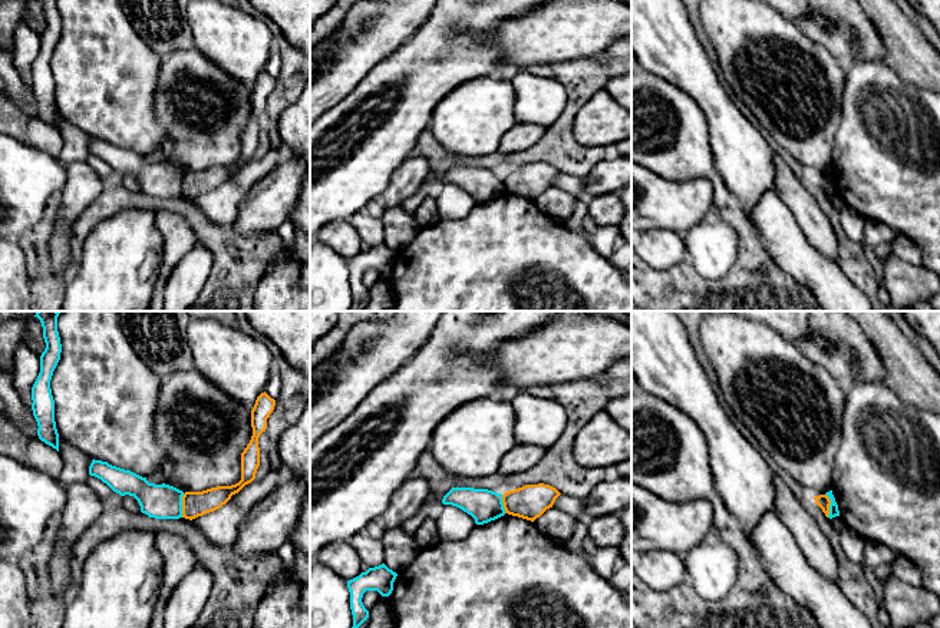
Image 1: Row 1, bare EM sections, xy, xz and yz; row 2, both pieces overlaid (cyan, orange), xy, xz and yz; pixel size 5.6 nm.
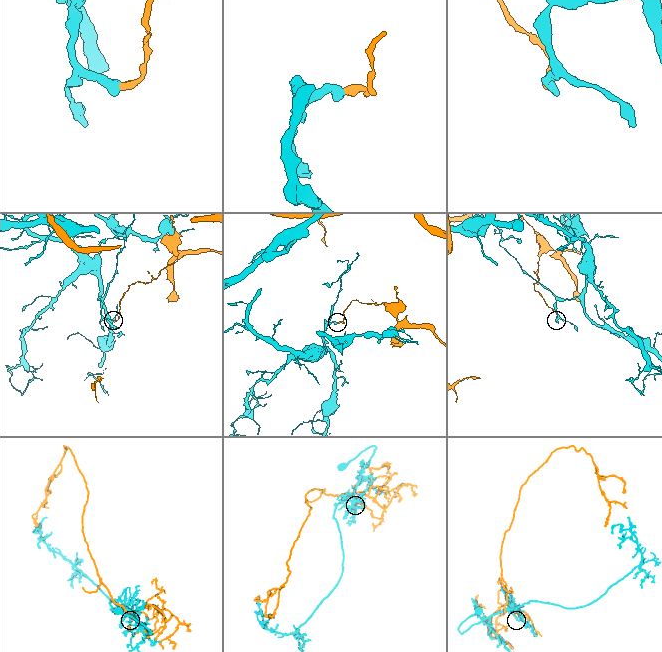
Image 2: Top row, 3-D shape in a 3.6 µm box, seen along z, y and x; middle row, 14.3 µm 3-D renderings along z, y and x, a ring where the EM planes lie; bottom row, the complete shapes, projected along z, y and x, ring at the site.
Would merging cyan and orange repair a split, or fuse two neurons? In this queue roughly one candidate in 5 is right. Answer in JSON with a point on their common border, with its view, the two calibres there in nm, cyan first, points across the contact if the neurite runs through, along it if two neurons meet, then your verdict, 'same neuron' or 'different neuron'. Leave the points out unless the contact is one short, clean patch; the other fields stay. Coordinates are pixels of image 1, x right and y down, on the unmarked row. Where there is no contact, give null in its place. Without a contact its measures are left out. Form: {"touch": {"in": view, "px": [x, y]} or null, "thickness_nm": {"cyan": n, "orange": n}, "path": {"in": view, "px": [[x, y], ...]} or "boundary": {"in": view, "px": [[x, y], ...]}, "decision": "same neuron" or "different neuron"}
{"touch": {"in": "xy", "px": [181, 184]}, "thickness_nm": {"cyan": 190, "orange": 140}, "boundary": {"in": "xy", "px": [[184, 172], [181, 195]]}, "decision": "different neuron"}

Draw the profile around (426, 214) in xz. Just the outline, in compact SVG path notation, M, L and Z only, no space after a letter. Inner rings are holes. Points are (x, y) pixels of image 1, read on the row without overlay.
M429 196L425 198L413 215L419 224L419 228L435 224L438 221L436 199Z

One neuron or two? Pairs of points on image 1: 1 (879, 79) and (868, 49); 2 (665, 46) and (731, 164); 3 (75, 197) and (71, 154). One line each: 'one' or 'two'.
1: two
2: one
3: two

